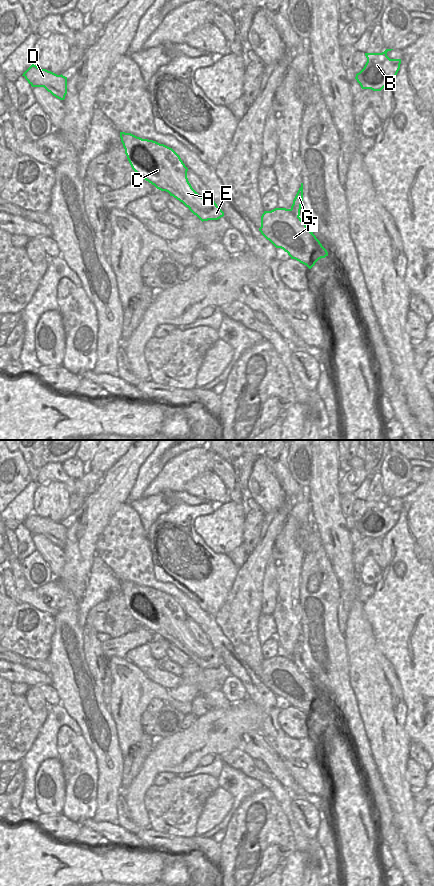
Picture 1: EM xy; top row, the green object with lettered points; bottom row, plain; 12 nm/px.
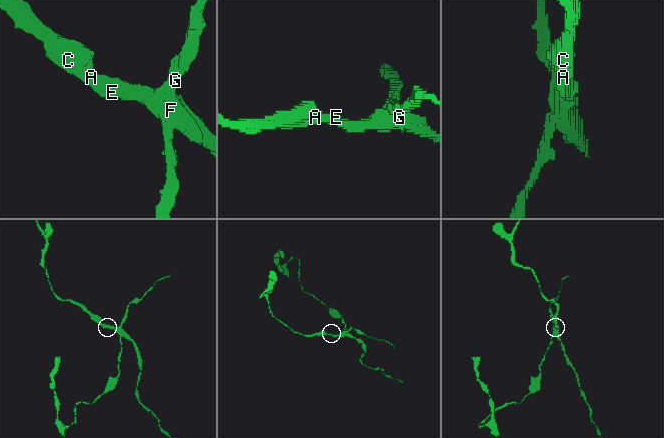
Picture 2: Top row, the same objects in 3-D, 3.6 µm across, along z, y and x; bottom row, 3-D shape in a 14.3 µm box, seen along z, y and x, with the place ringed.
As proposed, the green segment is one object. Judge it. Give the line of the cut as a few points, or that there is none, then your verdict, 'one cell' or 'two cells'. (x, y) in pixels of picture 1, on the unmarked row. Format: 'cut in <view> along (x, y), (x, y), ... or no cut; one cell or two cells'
cut in xy along (289, 657), (298, 664); two cells

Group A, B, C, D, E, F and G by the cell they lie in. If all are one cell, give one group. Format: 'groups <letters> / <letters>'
groups A C D E F / B G

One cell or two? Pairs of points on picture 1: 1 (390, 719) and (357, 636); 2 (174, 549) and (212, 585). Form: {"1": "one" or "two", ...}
{"1": "one", "2": "one"}

